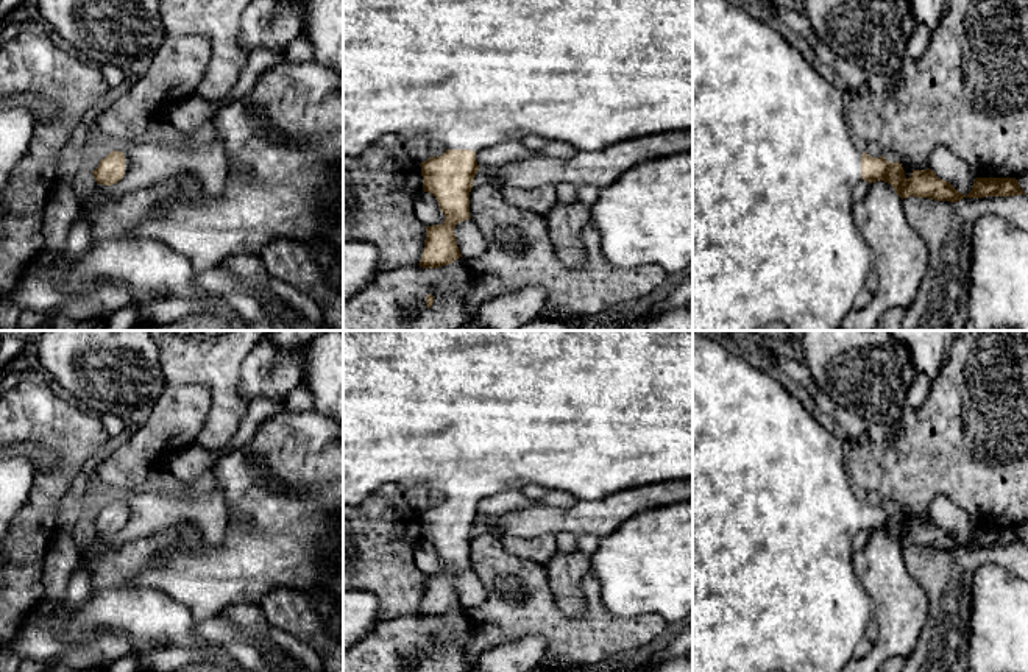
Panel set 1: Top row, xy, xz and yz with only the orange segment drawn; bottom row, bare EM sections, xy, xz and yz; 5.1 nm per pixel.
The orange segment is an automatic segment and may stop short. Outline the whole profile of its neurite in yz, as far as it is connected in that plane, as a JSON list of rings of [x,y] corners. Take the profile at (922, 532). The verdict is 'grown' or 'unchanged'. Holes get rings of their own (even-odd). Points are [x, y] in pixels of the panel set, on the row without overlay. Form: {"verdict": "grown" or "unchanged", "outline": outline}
{"verdict": "grown", "outline": [[[693,331],[693,672],[842,672],[864,638],[874,617],[874,602],[861,585],[855,566],[852,539],[864,529],[884,530],[903,549],[908,546],[958,552],[962,547],[1025,544],[1016,527],[975,527],[967,544],[936,525],[930,518],[913,519],[905,527],[900,511],[860,500],[850,482],[845,454],[833,435],[774,376],[758,370],[743,354],[730,354],[710,331]]]}

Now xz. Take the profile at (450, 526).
{"verdict": "grown", "outline": [[[343,331],[343,504],[356,507],[379,486],[399,483],[404,486],[424,485],[432,491],[441,493],[446,500],[441,505],[431,505],[421,511],[423,539],[435,546],[445,564],[441,574],[426,575],[426,589],[420,610],[423,617],[438,617],[460,608],[454,577],[457,572],[470,569],[470,541],[473,529],[479,519],[476,502],[499,491],[519,490],[523,485],[537,483],[546,490],[565,491],[580,500],[599,500],[613,493],[672,479],[693,477],[693,331]]]}

